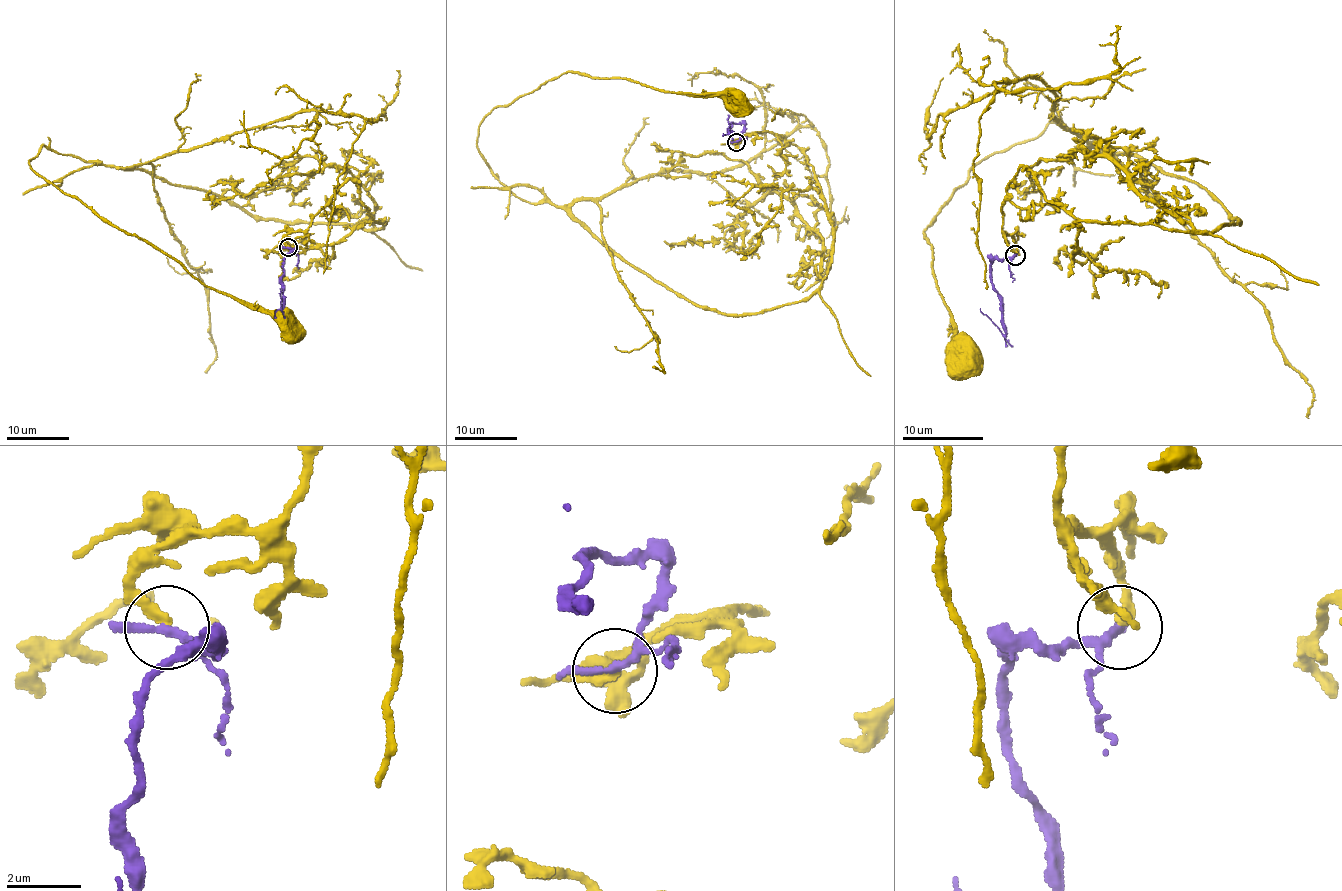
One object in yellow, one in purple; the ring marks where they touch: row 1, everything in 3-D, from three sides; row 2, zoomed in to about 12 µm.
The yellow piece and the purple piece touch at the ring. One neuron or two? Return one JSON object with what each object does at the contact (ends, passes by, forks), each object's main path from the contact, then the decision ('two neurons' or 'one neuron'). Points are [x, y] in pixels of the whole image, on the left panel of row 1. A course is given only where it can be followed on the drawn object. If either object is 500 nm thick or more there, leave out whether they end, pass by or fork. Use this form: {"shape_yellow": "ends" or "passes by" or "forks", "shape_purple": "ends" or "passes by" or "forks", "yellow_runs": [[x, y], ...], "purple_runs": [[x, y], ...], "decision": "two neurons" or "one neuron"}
{"shape_yellow": "ends", "shape_purple": "forks", "yellow_runs": [[288, 246], [348, 179], [384, 223], [275, 221], [44, 145], [28, 162], [209, 286], [292, 325]], "purple_runs": [[288, 248], [294, 251], [283, 262], [282, 303], [280, 288]], "decision": "two neurons"}

